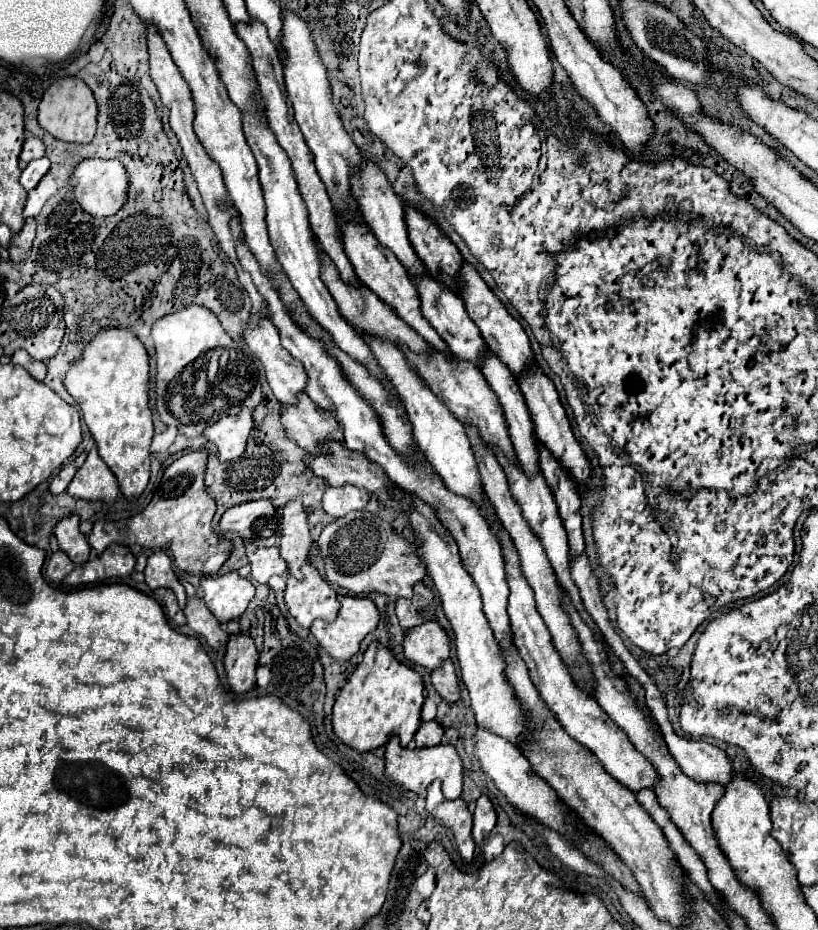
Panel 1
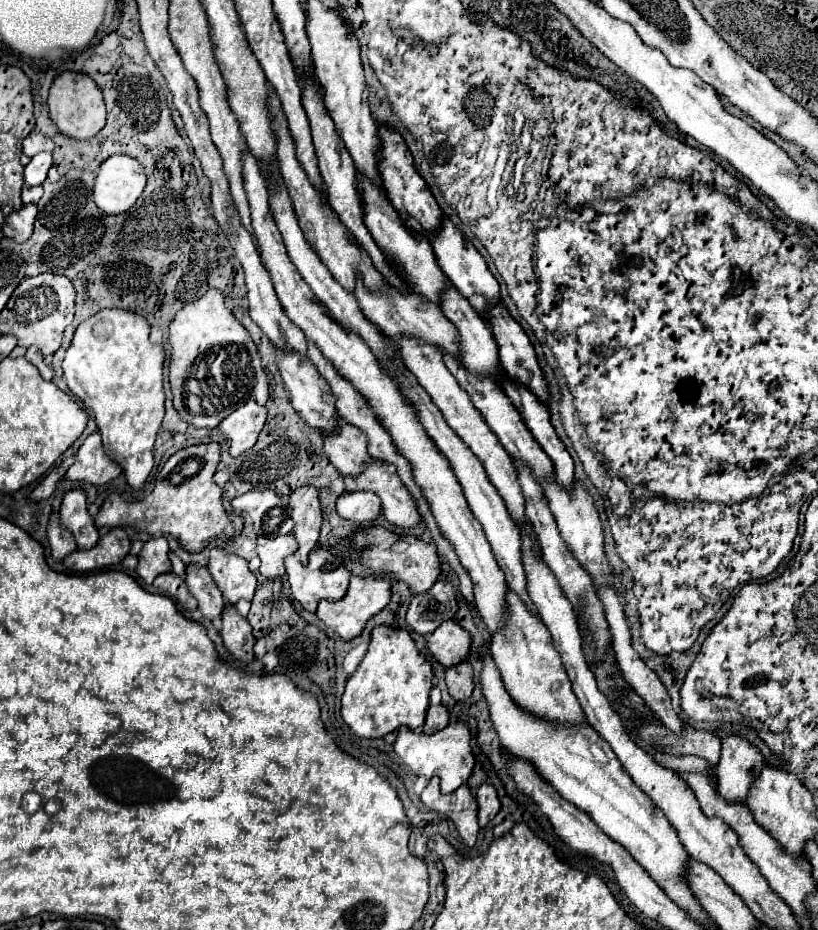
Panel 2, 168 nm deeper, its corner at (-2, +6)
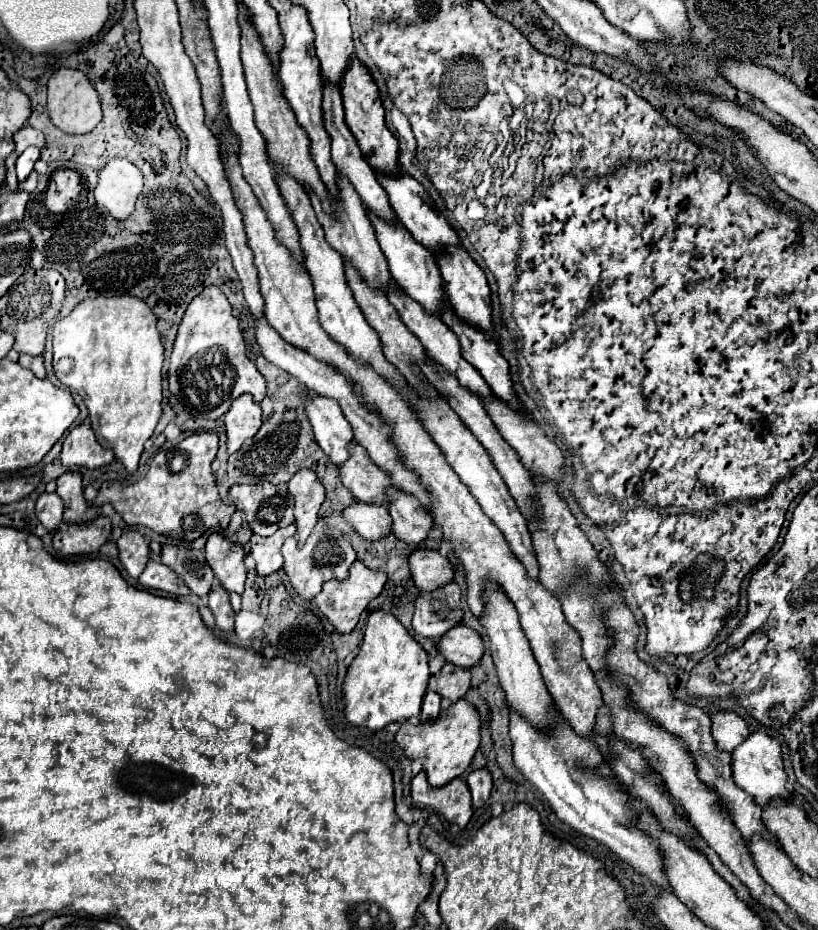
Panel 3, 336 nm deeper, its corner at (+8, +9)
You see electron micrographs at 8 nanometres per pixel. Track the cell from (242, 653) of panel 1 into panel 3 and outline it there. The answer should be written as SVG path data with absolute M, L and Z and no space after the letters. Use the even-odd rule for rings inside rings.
M216 584L212 586L208 598L210 598L208 606L216 618L216 628L220 628L222 632L232 632L234 630L234 610L230 606L228 592L220 584Z

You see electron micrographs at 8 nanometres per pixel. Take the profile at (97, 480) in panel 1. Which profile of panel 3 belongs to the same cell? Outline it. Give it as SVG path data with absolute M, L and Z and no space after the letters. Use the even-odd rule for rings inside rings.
M82 422L70 430L62 448L62 464L64 466L84 466L84 468L100 468L114 460L114 452L98 444L90 424Z

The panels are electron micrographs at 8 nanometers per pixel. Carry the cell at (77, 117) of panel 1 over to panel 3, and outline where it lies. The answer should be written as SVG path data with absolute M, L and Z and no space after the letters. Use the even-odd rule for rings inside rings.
M58 68L50 80L48 80L48 112L54 122L62 132L66 134L88 134L96 128L96 124L102 120L102 110L100 110L100 98L88 80L88 76L80 70L72 68Z

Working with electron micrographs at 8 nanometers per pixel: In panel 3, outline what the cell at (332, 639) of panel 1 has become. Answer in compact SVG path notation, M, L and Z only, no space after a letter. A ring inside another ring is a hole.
M356 560L352 566L350 566L350 574L346 580L330 580L322 586L322 592L314 598L316 606L320 608L320 612L326 616L326 620L340 632L340 634L346 634L346 632L352 632L358 624L358 618L360 614L366 610L368 602L374 600L382 588L386 584L386 574L384 572L376 572L376 570L370 570L368 566L364 566L360 560Z

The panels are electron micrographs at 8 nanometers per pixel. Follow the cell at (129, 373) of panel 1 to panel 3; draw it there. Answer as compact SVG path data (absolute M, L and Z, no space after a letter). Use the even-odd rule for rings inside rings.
M96 296L56 320L52 330L56 378L82 396L98 442L112 448L128 472L138 470L144 442L162 416L164 346L156 322L152 308L138 296Z

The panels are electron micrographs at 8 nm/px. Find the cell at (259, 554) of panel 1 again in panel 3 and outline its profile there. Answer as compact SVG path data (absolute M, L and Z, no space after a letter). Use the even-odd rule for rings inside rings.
M286 526L286 528L280 528L276 534L268 536L268 538L262 538L262 536L252 536L250 540L250 554L252 558L256 560L256 570L260 576L268 576L276 570L282 568L284 564L284 558L280 554L280 546L284 544L286 538L290 538L292 534L296 532L296 526Z

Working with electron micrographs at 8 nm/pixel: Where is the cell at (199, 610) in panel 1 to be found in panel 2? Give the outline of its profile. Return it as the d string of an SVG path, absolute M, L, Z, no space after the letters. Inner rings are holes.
M188 565L186 567L186 585L188 585L188 591L192 593L192 597L198 601L198 609L202 611L202 615L206 619L216 621L222 617L222 609L226 603L206 567Z

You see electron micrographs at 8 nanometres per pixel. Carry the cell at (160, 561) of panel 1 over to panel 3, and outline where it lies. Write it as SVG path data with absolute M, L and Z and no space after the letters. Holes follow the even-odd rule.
M124 530L122 536L116 540L118 558L126 568L128 576L138 578L142 574L142 564L150 558L148 540L138 530Z

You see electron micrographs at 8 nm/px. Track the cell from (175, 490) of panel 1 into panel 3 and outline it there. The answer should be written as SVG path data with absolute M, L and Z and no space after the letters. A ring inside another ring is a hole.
M204 432L184 438L180 444L162 450L154 456L148 474L136 484L122 486L120 482L104 482L98 496L94 498L94 506L112 504L114 510L124 518L124 522L132 526L144 526L158 534L192 542L200 538L206 530L216 526L227 528L235 506L227 505L218 496L214 472L210 468L212 460L218 452L218 436Z

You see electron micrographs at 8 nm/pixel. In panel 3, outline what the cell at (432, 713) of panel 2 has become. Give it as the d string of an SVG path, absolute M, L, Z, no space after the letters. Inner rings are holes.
M428 692L422 702L422 712L420 712L422 722L434 720L438 716L438 712L440 712L440 696L438 696L438 692Z

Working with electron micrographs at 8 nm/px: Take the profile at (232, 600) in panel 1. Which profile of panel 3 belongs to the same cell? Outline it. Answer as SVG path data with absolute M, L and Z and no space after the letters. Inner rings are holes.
M218 532L210 534L206 542L206 560L214 570L214 574L218 576L220 584L228 592L236 594L244 592L244 580L246 580L244 556L246 554L242 544L236 544Z

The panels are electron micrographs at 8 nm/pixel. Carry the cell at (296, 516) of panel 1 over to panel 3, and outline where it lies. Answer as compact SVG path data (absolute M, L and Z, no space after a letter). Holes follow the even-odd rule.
M304 468L292 476L292 480L288 482L288 488L296 500L294 516L296 516L296 528L298 528L296 530L298 546L304 546L306 538L316 526L318 510L324 502L324 486L312 470Z

